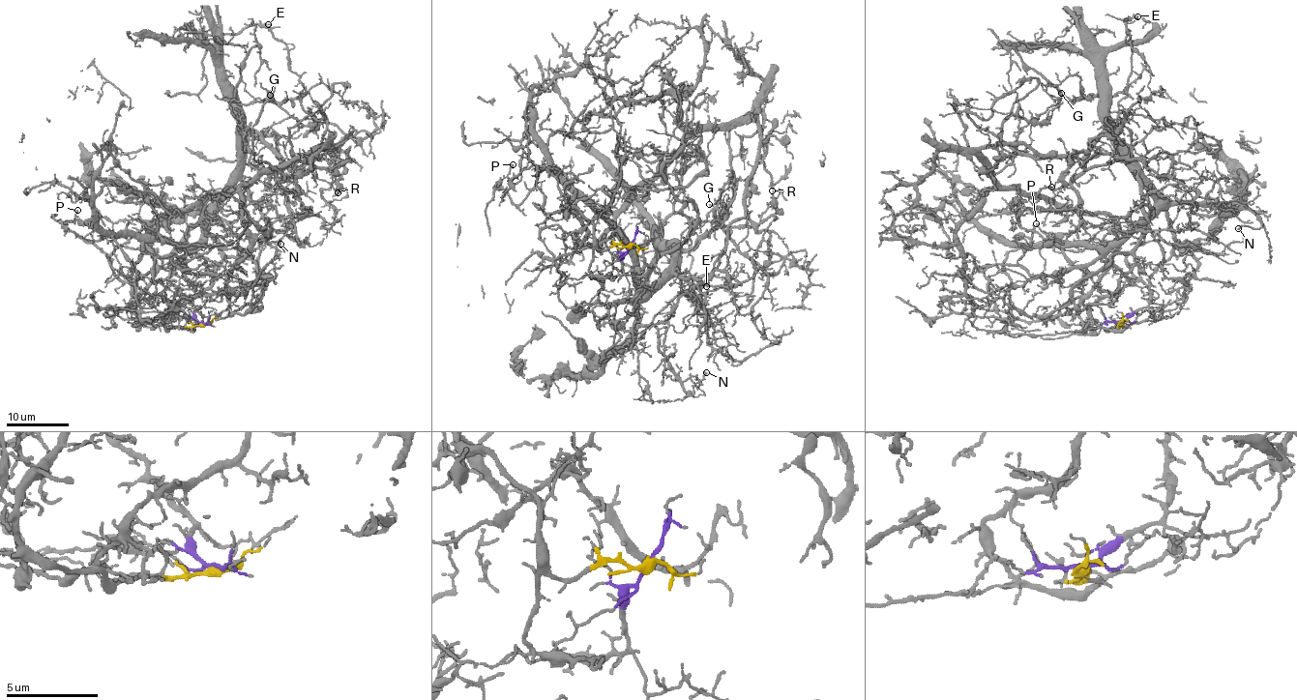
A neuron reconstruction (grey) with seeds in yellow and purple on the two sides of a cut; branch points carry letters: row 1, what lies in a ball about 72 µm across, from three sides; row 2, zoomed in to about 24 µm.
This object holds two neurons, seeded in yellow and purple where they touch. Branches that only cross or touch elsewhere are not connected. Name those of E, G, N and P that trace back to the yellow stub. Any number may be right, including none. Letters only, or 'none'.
G

